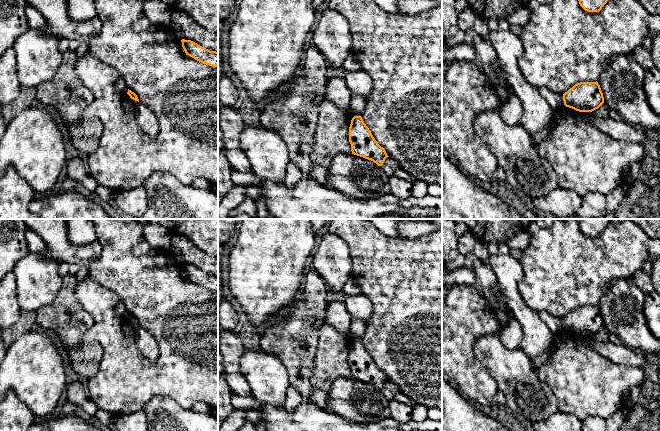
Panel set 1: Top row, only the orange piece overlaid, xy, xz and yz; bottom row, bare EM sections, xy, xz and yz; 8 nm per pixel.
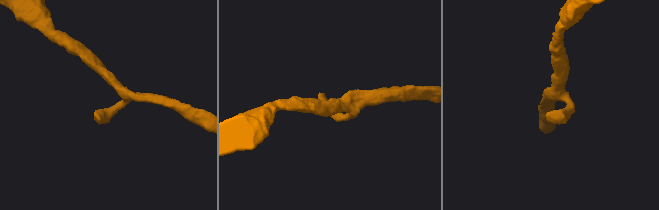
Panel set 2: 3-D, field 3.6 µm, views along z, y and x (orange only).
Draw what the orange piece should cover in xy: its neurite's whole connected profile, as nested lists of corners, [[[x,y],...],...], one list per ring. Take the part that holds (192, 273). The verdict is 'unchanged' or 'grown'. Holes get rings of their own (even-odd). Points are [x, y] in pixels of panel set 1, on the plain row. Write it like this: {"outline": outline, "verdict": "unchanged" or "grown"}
{"outline": [[[182,263],[181,266],[186,279],[206,289],[218,291],[218,276],[210,275],[191,264]]], "verdict": "unchanged"}

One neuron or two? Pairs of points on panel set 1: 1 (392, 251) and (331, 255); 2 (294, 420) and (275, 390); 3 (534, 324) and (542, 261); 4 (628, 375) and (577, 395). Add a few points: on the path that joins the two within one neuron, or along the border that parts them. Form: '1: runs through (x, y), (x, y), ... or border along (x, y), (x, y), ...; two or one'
1: border along (336, 235), (348, 246), (352, 262), (352, 276); two
2: border along (261, 403), (284, 406); two
3: border along (519, 292), (522, 300), (534, 311); two
4: runs through (615, 379), (590, 389); one

